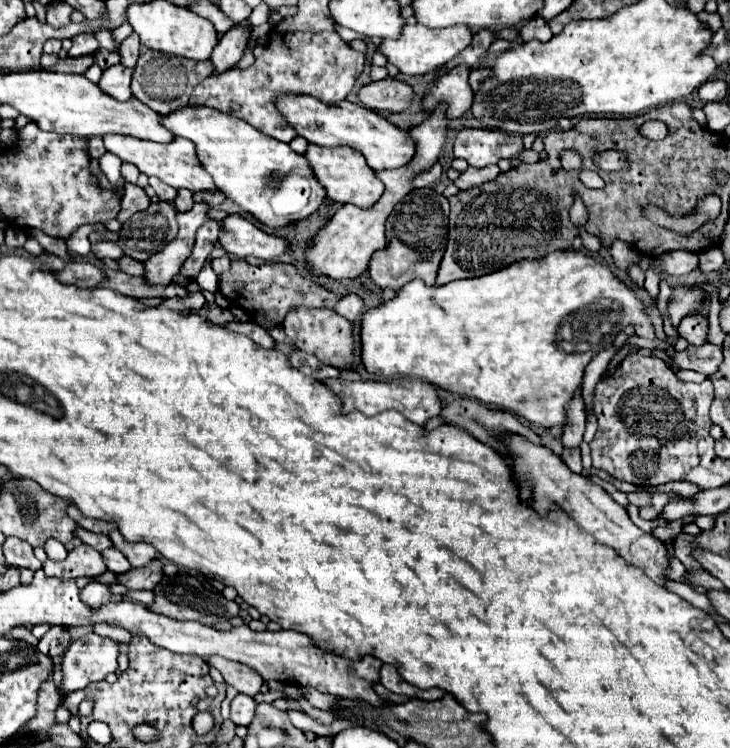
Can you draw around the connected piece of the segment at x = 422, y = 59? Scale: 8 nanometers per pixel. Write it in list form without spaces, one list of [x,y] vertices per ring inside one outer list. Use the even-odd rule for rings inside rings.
[[[406,24],[402,28],[400,38],[396,40],[382,40],[376,48],[380,54],[388,58],[390,64],[394,64],[402,74],[418,76],[428,74],[432,70],[442,68],[446,62],[450,62],[458,52],[462,52],[472,42],[472,32],[468,26],[450,26],[450,28],[426,28],[422,24]]]

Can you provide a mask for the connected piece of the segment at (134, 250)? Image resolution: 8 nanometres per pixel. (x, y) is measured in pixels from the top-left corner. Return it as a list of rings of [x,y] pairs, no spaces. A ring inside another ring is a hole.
[[[158,202],[142,212],[136,212],[122,224],[118,246],[126,256],[146,262],[146,258],[158,254],[162,246],[170,244],[176,234],[176,208],[168,202]]]

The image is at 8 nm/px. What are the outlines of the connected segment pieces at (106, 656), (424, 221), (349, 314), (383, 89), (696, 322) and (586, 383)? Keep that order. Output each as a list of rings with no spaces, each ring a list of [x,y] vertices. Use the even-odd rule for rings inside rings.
[[[94,632],[74,640],[60,664],[64,694],[86,688],[90,682],[104,680],[110,672],[118,672],[118,646],[118,642]]]
[[[418,188],[406,194],[406,198],[398,202],[394,212],[386,220],[386,238],[388,238],[386,248],[372,254],[368,266],[372,280],[380,288],[392,290],[400,290],[414,278],[420,278],[426,282],[426,286],[432,286],[438,272],[438,264],[446,250],[448,214],[450,214],[448,198],[444,194],[434,192],[432,188]]]
[[[348,294],[348,296],[342,298],[342,302],[338,302],[338,306],[334,310],[338,314],[342,314],[344,318],[348,318],[350,322],[354,322],[364,312],[364,300],[356,294]]]
[[[386,78],[380,82],[370,82],[358,92],[358,98],[364,106],[372,110],[388,110],[388,112],[404,112],[410,108],[414,100],[414,90],[406,82]]]
[[[692,312],[682,318],[678,334],[688,340],[692,346],[702,346],[708,342],[708,320],[702,312]]]
[[[608,348],[600,354],[596,354],[592,358],[592,362],[586,366],[586,372],[584,372],[584,380],[582,380],[582,400],[584,400],[584,406],[586,410],[592,414],[594,412],[594,386],[602,380],[602,374],[606,370],[606,360],[614,356],[614,348]]]

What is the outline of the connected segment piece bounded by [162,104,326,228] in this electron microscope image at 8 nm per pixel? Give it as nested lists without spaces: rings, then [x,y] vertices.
[[[186,104],[162,116],[162,126],[176,136],[192,140],[200,164],[212,176],[216,188],[270,228],[280,228],[296,218],[310,216],[326,196],[302,154],[296,154],[286,142],[258,132],[240,118],[216,108]]]

